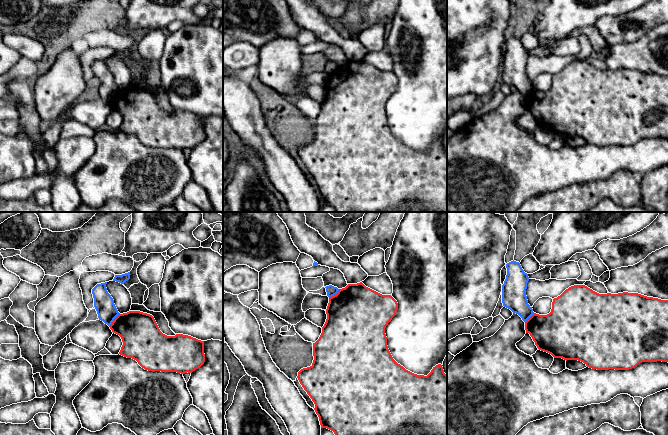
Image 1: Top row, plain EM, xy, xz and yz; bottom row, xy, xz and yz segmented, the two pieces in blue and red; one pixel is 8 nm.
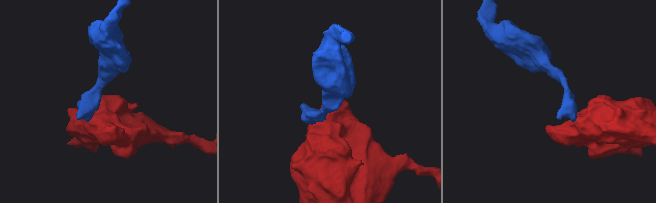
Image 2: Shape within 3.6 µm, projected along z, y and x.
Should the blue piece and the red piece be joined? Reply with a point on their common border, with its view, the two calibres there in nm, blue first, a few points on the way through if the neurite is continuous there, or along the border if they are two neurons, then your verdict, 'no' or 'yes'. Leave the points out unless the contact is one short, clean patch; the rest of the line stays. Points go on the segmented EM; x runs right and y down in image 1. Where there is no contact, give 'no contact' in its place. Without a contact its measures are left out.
contact xy (113, 320); calibres 160 and 320 nm; border xy (119, 313), (109, 326); no

